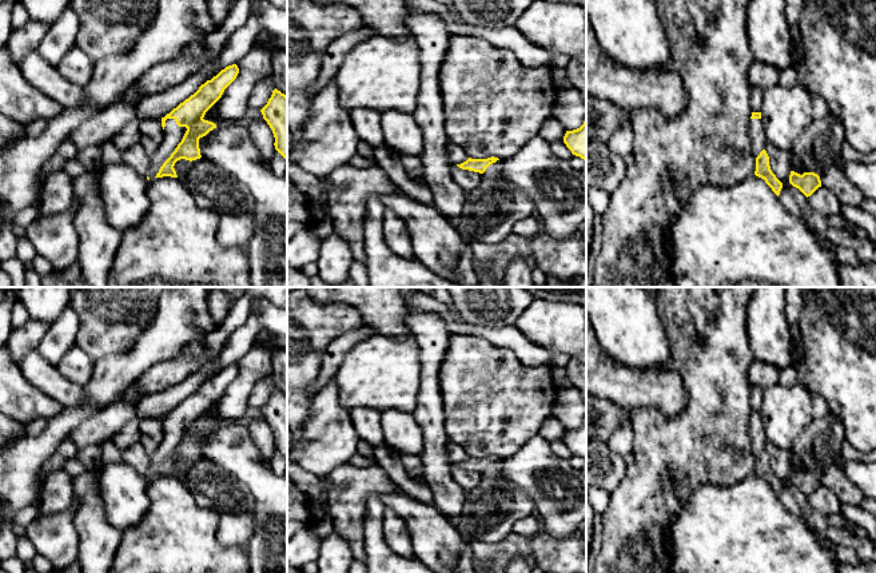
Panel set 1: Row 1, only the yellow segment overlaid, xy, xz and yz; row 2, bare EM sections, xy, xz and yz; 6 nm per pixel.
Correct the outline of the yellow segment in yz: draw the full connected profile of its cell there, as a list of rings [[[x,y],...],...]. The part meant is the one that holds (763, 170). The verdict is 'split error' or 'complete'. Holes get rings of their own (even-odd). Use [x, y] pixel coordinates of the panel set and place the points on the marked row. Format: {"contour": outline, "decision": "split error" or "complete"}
{"contour": [[[752,112],[749,122],[749,138],[752,144],[752,154],[756,159],[754,175],[764,179],[772,191],[779,196],[783,188],[783,183],[772,172],[769,166],[769,156],[764,150],[766,139],[762,130],[761,112]]], "decision": "split error"}

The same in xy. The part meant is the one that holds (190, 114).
{"contour": [[[236,64],[222,69],[211,80],[162,118],[163,142],[150,156],[148,178],[178,178],[174,168],[180,159],[200,159],[199,139],[216,128],[216,124],[204,120],[206,112],[222,98],[224,89],[236,79]]], "decision": "split error"}

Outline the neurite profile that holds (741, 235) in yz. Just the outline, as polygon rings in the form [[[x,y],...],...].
[[[752,175],[730,187],[700,186],[666,228],[674,287],[841,287],[831,242],[823,242],[781,204],[764,179]]]

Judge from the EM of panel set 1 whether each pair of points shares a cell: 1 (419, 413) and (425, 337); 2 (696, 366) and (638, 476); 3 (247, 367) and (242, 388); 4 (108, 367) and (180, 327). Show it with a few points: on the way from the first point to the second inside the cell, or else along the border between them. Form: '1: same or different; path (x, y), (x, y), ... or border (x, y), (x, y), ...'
1: same; path (429, 394), (429, 355)
2: same; path (697, 393), (697, 417), (665, 449)
3: same; path (247, 373), (243, 382)
4: same; path (126, 367), (138, 361), (163, 338)

